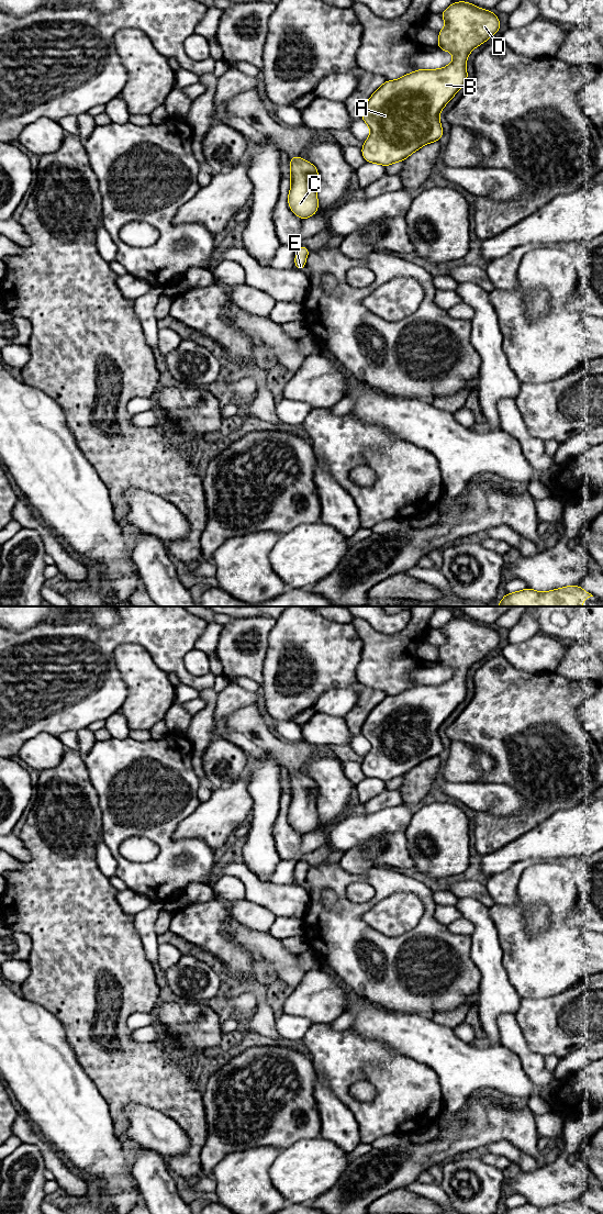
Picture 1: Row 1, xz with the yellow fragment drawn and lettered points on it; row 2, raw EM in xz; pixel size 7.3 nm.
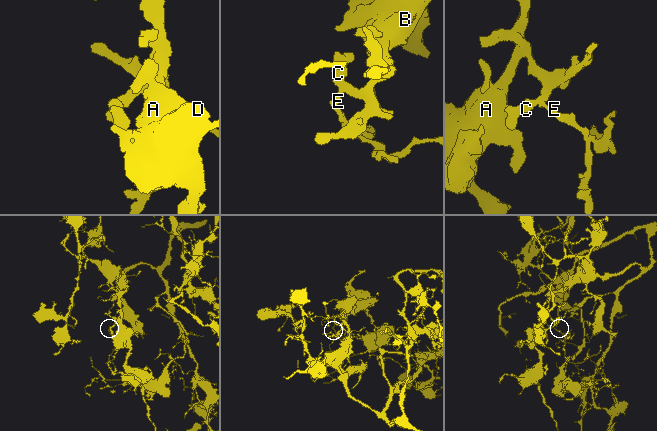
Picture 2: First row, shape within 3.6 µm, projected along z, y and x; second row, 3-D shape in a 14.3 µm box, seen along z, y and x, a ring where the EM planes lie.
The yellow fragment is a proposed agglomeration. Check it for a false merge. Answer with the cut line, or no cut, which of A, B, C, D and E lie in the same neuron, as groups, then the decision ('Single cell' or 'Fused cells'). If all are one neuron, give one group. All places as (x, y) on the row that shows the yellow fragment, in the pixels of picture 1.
No split. Groups: A B C D E. Single cell

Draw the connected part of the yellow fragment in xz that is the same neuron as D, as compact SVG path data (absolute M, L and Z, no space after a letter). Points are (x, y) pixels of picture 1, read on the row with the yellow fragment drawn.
M455 1L440 13L440 16L445 20L446 26L438 31L436 48L453 53L454 60L440 69L418 69L397 80L386 80L373 92L361 112L361 119L371 130L361 147L366 162L387 167L405 160L426 144L438 142L444 135L439 112L466 83L466 63L469 54L501 27L500 20L493 11L480 9L467 1Z

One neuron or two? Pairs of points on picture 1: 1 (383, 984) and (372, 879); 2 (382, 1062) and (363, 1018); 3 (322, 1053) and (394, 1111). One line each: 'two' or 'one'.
1: one
2: two
3: one

